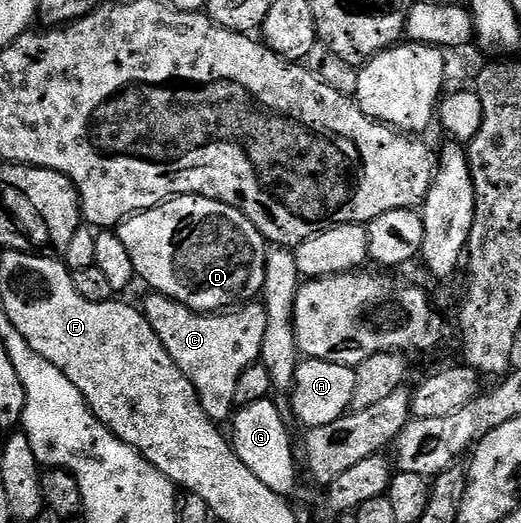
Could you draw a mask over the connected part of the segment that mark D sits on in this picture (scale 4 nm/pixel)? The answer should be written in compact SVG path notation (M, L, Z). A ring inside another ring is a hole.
M181 194L161 206L155 206L153 210L143 210L125 218L118 227L118 233L126 252L130 252L130 260L134 260L136 278L144 281L149 291L164 294L186 304L191 310L224 312L259 299L264 293L269 243L265 242L262 232L254 228L249 218L230 204L197 194Z

